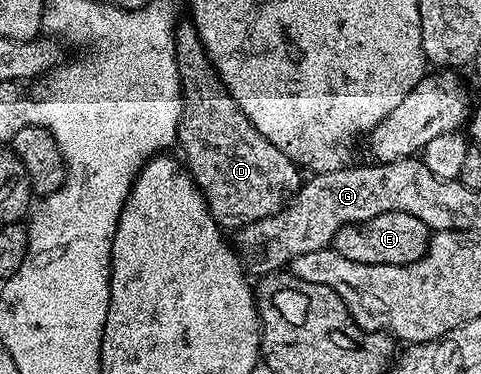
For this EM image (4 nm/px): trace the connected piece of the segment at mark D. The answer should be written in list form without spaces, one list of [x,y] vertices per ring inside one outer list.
[[[184,19],[180,25],[178,22],[174,26],[173,69],[179,74],[179,90],[183,92],[177,149],[183,152],[185,168],[201,191],[211,218],[224,230],[238,231],[282,209],[299,191],[301,170],[293,164],[289,155],[285,155],[285,151],[273,147],[273,143],[269,143],[269,139],[265,139],[265,135],[261,135],[261,131],[249,123],[245,111],[241,111],[241,107],[237,107],[235,100],[227,94],[225,83],[219,78],[219,72],[213,67],[201,43],[197,27],[190,19]]]

